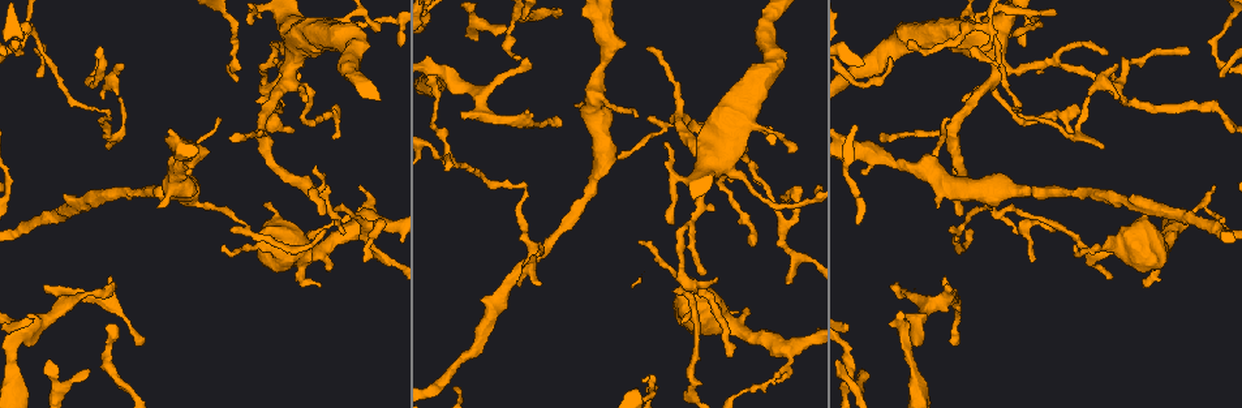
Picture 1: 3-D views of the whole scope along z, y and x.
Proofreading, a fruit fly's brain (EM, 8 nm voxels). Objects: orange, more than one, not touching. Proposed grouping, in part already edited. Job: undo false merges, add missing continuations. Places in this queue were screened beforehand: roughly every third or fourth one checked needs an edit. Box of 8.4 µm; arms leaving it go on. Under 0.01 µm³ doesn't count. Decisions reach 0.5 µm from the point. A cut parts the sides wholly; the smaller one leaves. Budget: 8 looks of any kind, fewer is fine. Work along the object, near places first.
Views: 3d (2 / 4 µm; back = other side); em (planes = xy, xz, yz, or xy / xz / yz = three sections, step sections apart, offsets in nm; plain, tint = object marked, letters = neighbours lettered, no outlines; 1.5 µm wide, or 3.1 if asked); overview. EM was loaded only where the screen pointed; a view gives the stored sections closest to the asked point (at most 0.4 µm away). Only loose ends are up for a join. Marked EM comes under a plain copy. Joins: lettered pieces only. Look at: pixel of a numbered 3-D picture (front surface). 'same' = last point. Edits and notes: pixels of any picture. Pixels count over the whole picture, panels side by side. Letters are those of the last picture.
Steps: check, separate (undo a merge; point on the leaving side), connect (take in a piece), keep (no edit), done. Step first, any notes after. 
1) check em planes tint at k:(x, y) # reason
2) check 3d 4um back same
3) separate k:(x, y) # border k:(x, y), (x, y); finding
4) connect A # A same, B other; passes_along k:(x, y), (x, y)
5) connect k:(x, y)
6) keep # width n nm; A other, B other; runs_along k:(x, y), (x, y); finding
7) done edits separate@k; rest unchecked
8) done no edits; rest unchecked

check em planes tint at 1:(944, 277) # free end

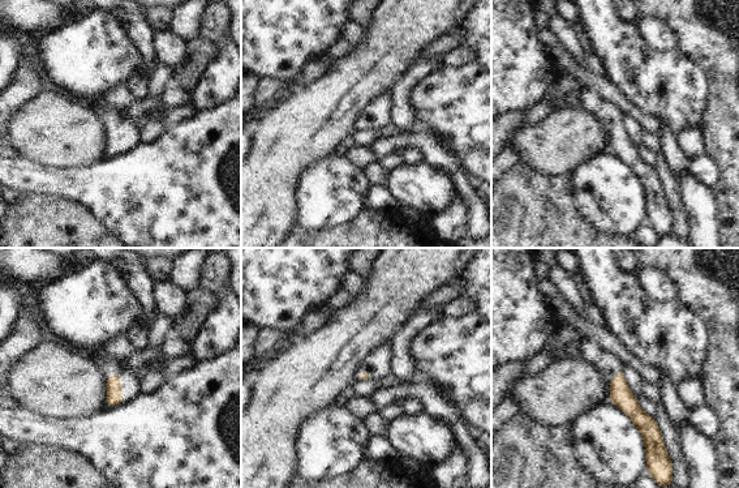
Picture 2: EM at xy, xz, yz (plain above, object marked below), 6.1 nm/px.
check em planes letters same # what lies round it

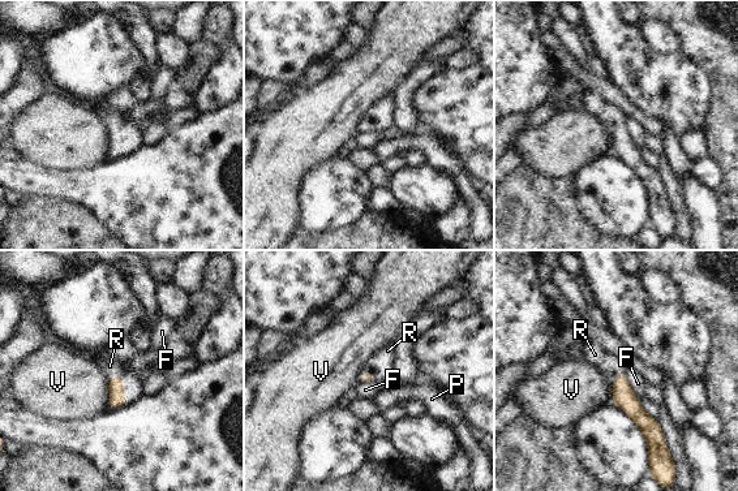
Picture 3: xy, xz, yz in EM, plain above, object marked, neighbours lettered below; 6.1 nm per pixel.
connect R # F other, P other, R same, V other; passes_along 3:(116, 384), (123, 386), (110, 366); it goes on there

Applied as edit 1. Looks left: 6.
check 3d 2um at 1:(232, 230) # tapers out

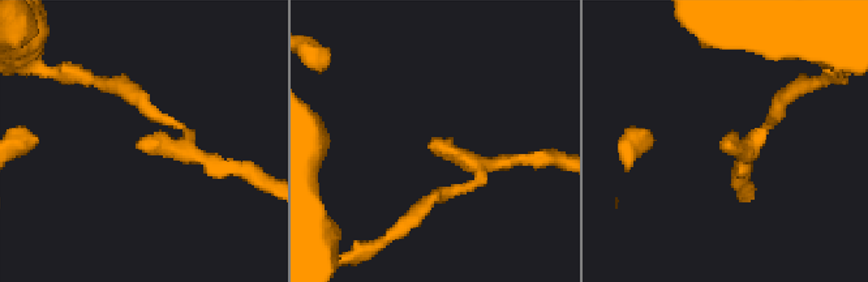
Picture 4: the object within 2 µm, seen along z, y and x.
check em xz step 8 letters at 4:(138, 146) # now the EM

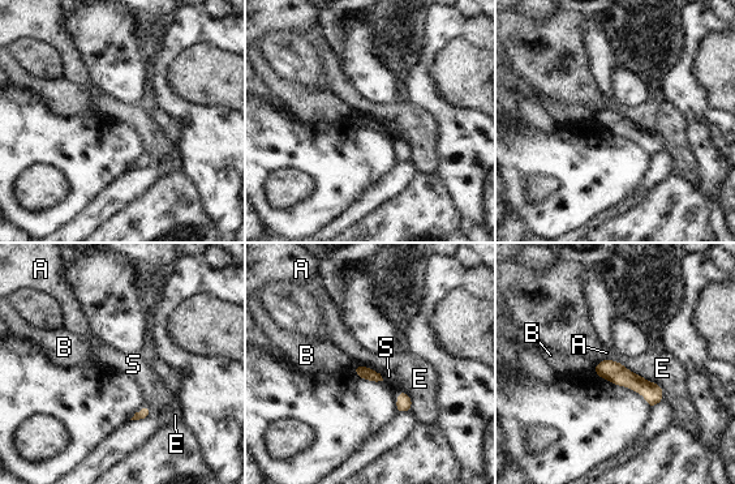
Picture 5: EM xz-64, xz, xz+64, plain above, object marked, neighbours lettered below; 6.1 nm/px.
keep # width 80 nm; A other, B other, E other, S other; runs_along 5:(597, 369), (614, 371), (660, 395); none of them fits

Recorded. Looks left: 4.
check 3d 4um at 1:(522, 187) # abrupt turn

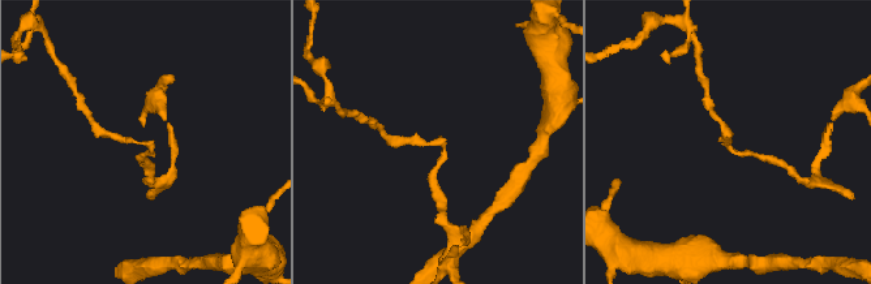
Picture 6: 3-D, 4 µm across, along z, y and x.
check em xy step 8 letters at 6:(730, 142)

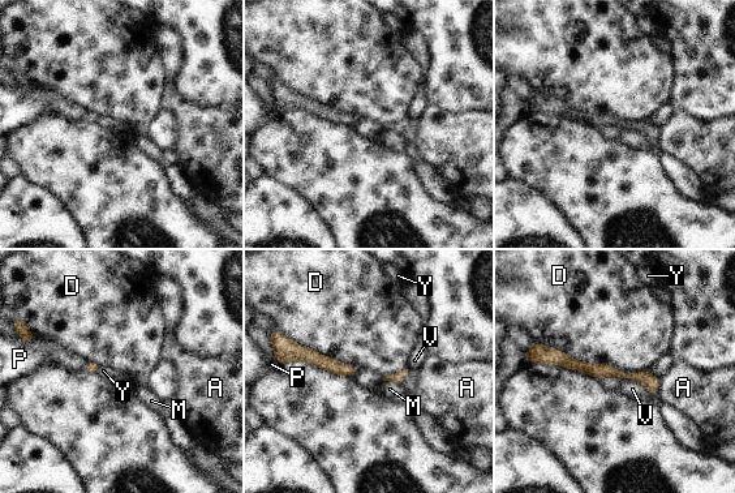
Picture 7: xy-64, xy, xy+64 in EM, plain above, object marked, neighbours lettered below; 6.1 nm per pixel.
keep # A other, D other, M other, P other, V other, Y other; runs_along 7:(544, 355), (640, 376), (654, 391); one cell here

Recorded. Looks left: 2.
done edits connect@3; rest unchecked

